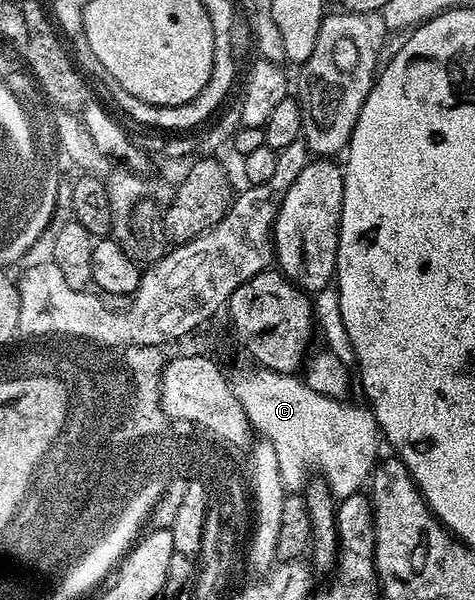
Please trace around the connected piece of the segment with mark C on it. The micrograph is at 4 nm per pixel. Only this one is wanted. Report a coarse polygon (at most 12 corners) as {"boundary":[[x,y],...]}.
{"boundary":[[261,366],[231,373],[284,490],[335,499],[379,457],[371,409]]}

